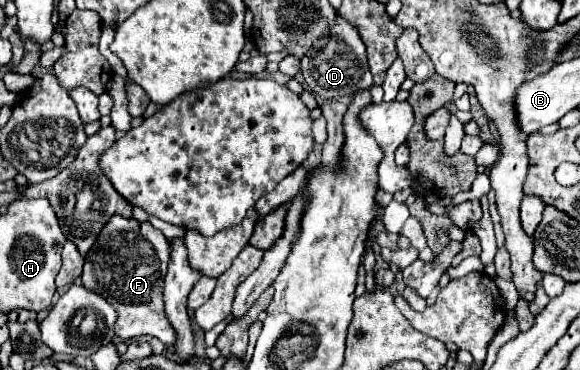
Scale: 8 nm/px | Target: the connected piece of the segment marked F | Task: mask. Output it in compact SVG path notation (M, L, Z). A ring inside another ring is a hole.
M113 216L101 230L93 248L87 252L81 276L83 286L103 296L117 310L115 336L123 342L149 334L159 338L165 346L173 344L173 328L169 328L161 308L161 284L165 280L169 256L169 240L159 230L155 230L149 222L137 222L123 216ZM125 246L135 246L135 262L119 258L117 250Z

